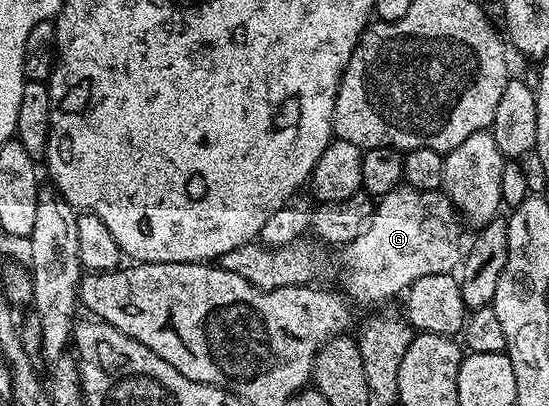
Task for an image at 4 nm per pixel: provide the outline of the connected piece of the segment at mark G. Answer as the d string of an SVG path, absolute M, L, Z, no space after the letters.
M402 185L380 196L367 229L342 248L344 294L355 305L373 305L400 296L421 277L454 272L463 258L460 226L456 208L442 192Z

